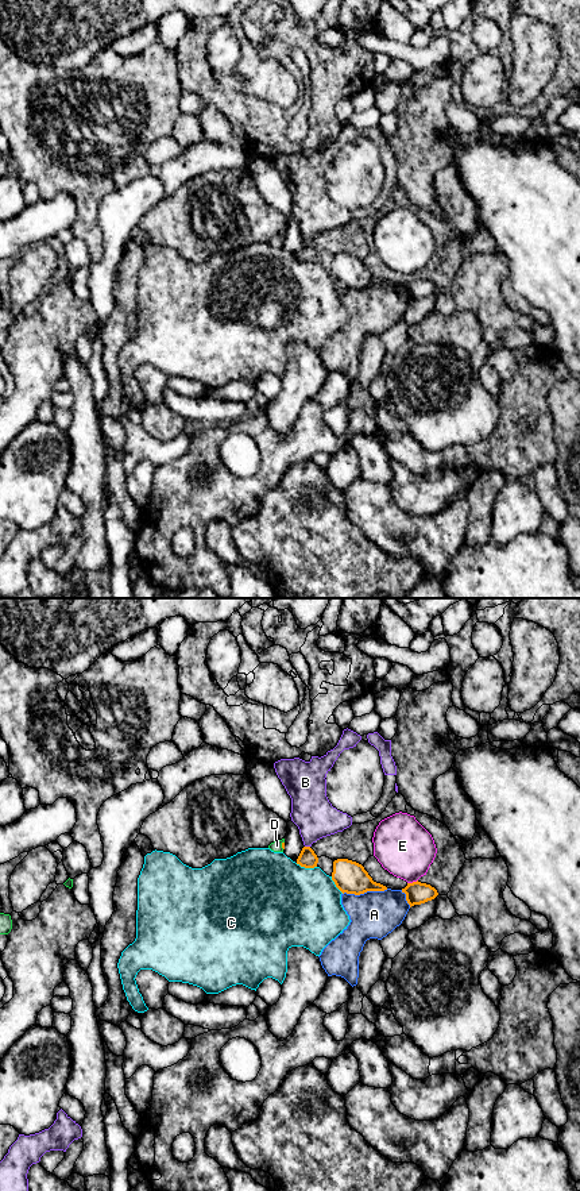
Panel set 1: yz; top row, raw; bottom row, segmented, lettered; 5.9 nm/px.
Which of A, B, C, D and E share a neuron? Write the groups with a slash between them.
A / B / C / D / E

